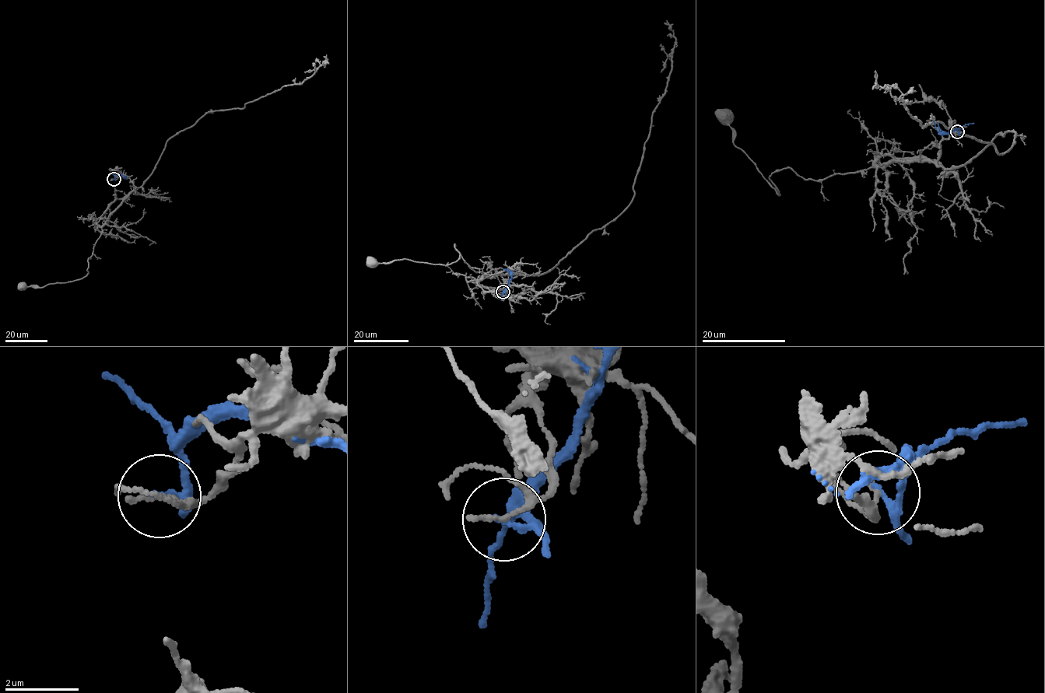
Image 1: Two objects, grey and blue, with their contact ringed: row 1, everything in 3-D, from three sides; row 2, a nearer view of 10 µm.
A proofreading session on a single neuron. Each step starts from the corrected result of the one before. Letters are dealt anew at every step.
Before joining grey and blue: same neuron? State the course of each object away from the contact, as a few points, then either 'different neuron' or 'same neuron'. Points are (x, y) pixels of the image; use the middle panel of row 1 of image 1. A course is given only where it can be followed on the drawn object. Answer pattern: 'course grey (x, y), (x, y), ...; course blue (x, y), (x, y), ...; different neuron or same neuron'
course grey (503, 292), (505, 281), (522, 272), (484, 276), (454, 244), (460, 254), (444, 265), (399, 259), (372, 264); course blue (503, 292), (510, 278), (510, 271), (503, 269); different neuron

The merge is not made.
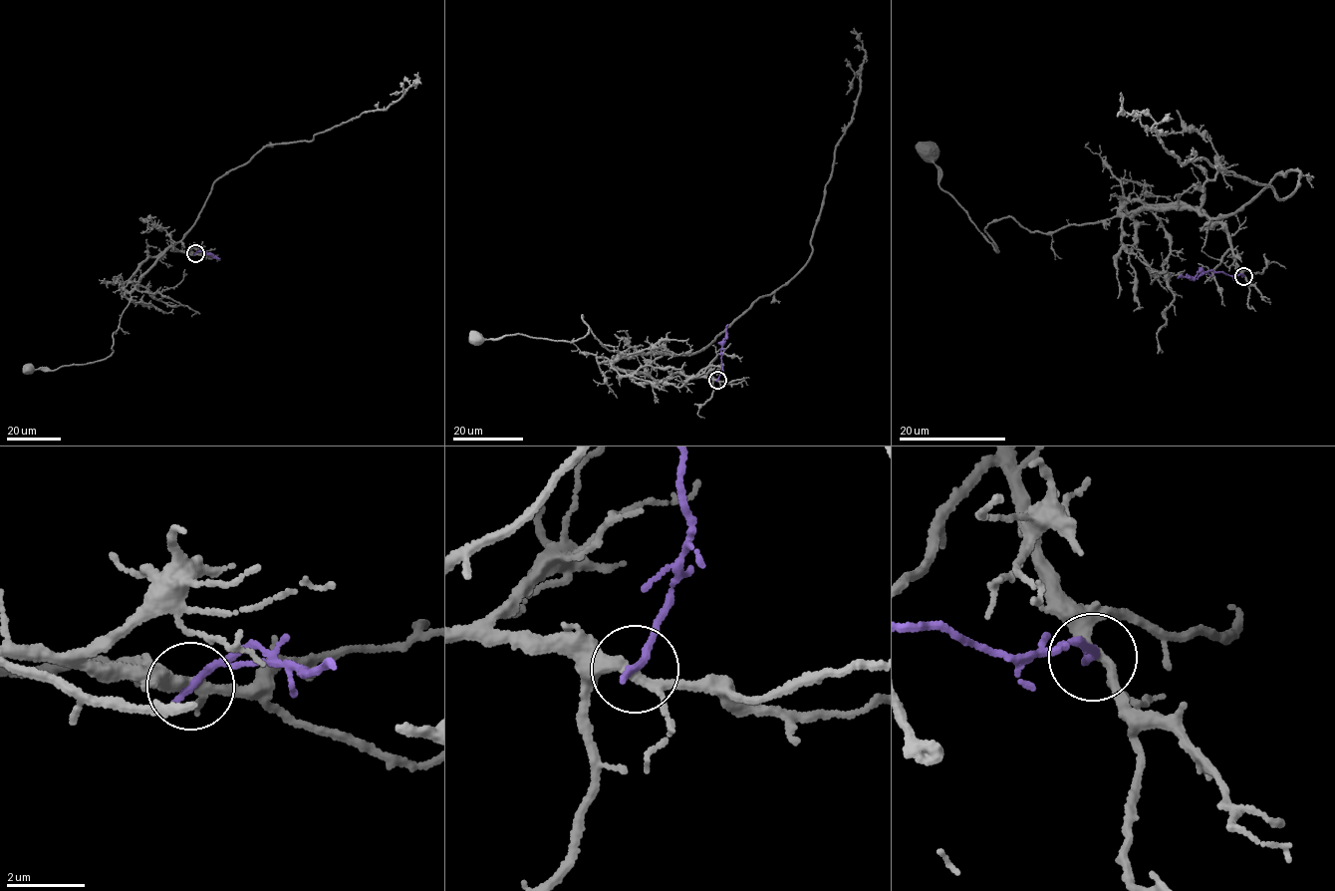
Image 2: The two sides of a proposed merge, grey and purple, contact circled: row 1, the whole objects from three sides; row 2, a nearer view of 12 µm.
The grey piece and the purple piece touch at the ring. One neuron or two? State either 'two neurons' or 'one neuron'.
two neurons

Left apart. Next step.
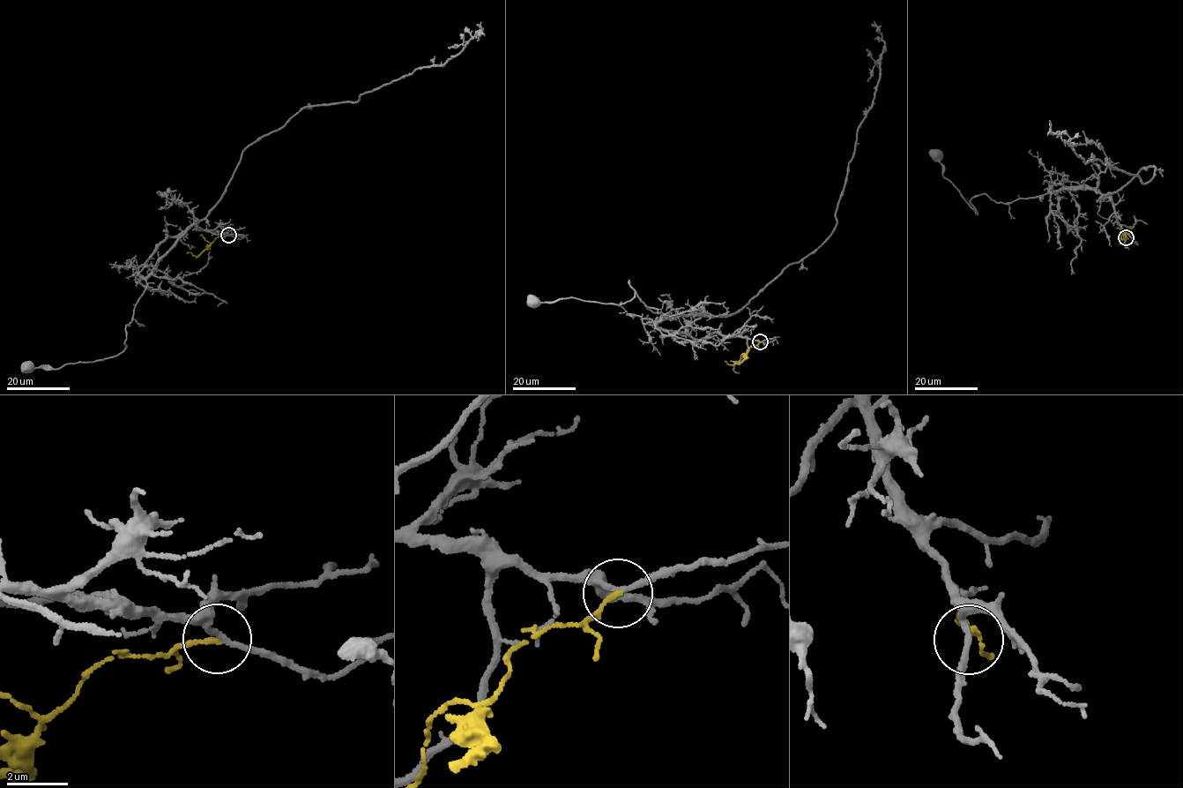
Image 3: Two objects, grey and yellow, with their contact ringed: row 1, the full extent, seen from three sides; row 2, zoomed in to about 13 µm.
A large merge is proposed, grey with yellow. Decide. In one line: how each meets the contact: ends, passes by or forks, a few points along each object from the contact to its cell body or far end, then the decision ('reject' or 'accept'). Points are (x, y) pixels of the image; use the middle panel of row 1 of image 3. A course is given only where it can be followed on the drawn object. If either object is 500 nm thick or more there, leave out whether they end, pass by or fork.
grey passes by | yellow ends | grey via (760, 341), (717, 333), (695, 340), (658, 327), (662, 314), (628, 281), (635, 294), (621, 304), (533, 303) | yellow via (760, 341), (749, 348), (740, 363), (732, 365), (725, 360) | accept

